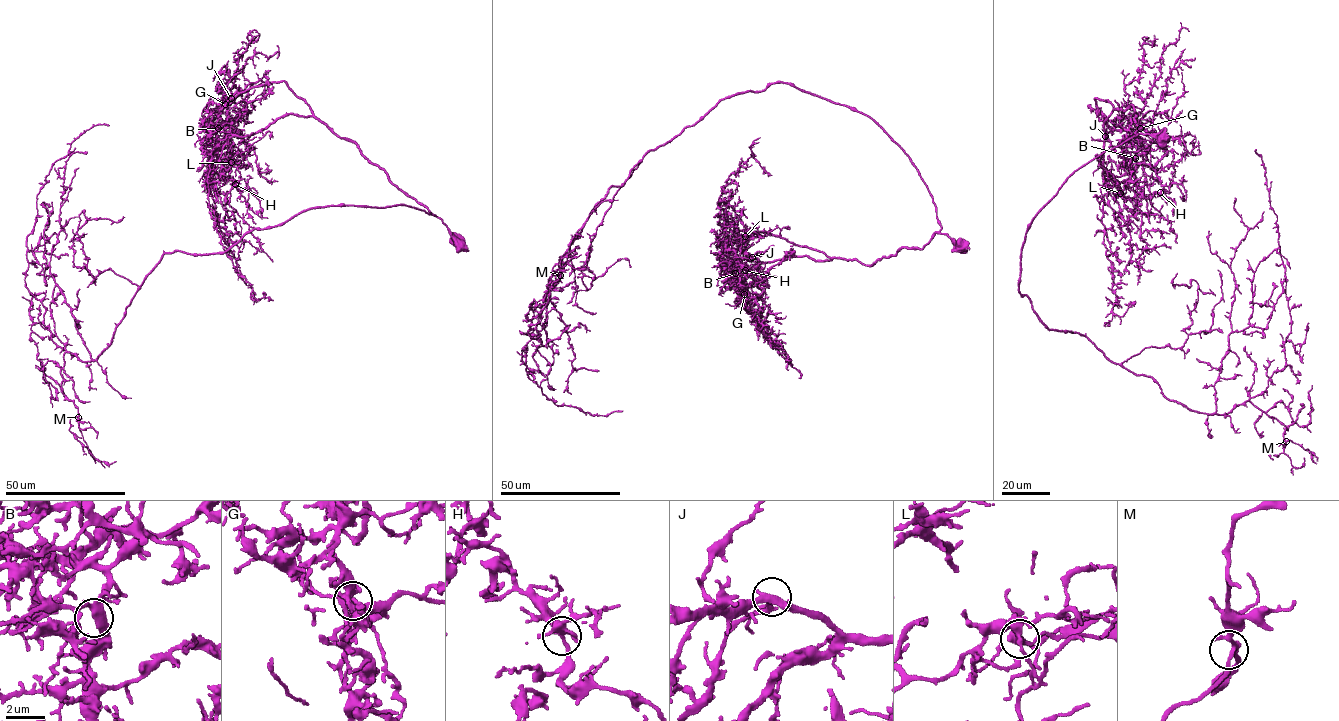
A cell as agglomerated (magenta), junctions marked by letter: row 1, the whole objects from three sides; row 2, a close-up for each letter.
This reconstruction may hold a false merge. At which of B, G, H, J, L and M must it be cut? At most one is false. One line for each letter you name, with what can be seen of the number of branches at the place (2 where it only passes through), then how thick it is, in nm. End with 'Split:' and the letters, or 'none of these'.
L: 4 | 240 nm
Split: L

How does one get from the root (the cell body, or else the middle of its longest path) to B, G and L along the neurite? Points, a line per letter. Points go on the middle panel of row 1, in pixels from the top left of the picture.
B: (961, 244), (937, 233), (921, 248), (903, 248), (871, 266), (840, 257), (749, 257), (737, 261), (735, 273)
G: (961, 244), (937, 233), (921, 248), (903, 248), (871, 266), (806, 256), (759, 263), (745, 279), (744, 294)
L: (961, 244), (935, 233), (921, 248), (903, 248), (871, 266), (790, 243), (778, 227), (745, 236)

